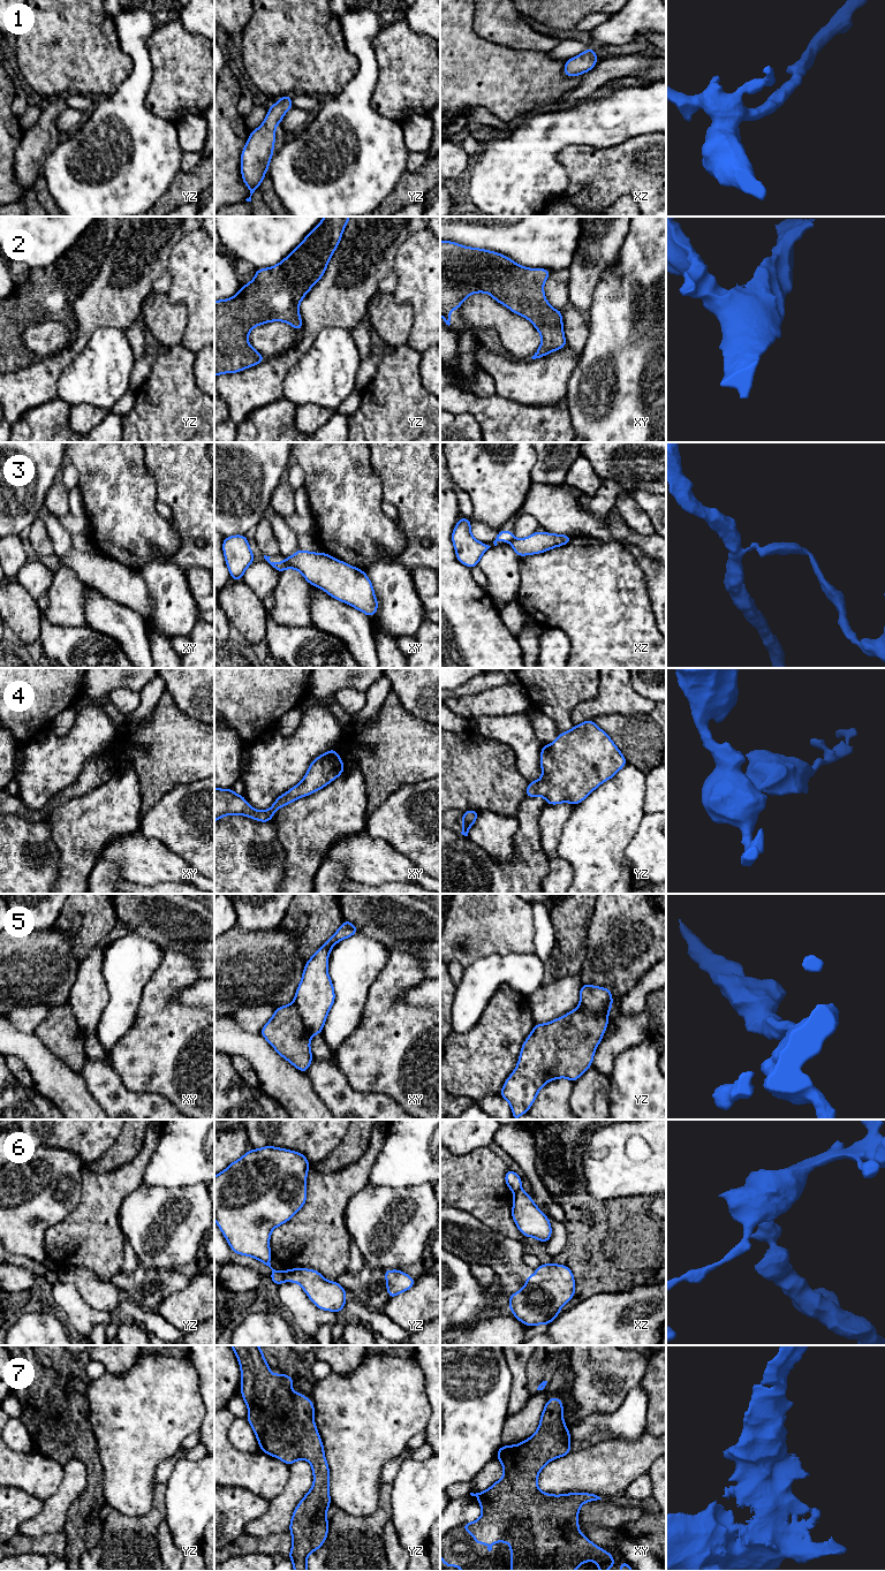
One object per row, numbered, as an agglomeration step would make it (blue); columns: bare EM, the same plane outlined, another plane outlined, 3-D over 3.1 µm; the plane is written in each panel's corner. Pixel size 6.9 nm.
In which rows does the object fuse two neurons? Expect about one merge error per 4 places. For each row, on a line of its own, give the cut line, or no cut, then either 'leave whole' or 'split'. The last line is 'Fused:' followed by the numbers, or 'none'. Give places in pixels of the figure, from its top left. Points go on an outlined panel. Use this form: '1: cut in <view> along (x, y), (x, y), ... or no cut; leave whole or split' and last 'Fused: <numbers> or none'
1: no cut; leave whole
2: no cut; leave whole
3: cut in xy along (285, 559), (288, 567); split
4: no cut; leave whole
5: cut in xy along (293, 1002), (303, 1025), (311, 1034); split
6: cut in yz along (282, 1270), (286, 1280); split
7: no cut; leave whole
Fused: 3, 5, 6

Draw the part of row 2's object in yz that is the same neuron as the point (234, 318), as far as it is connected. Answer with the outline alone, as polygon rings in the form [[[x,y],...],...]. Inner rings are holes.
[[[325,217],[283,260],[273,267],[256,270],[254,280],[242,286],[234,297],[214,301],[214,377],[224,373],[241,372],[247,367],[262,363],[266,358],[249,344],[248,335],[254,327],[270,321],[285,321],[296,331],[303,329],[298,311],[300,302],[325,274],[328,261],[340,243],[349,219],[350,217]]]

